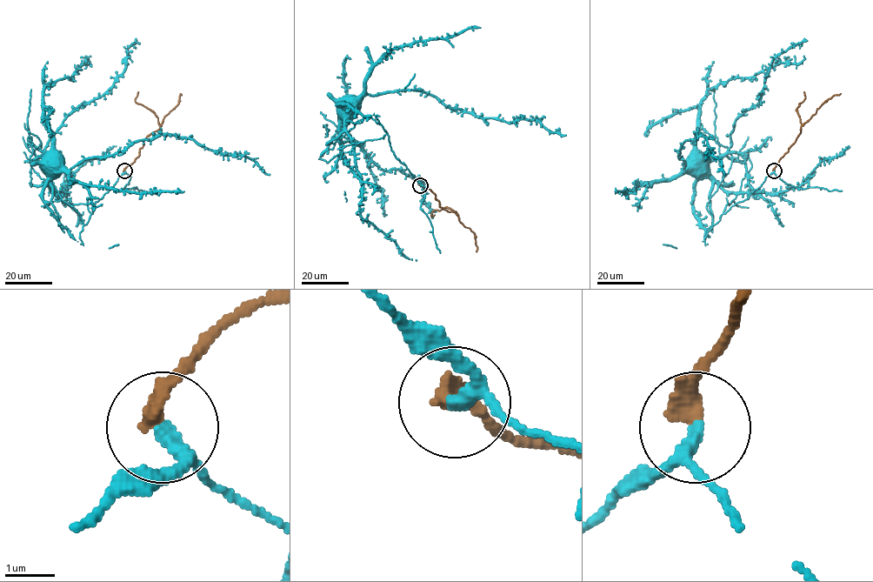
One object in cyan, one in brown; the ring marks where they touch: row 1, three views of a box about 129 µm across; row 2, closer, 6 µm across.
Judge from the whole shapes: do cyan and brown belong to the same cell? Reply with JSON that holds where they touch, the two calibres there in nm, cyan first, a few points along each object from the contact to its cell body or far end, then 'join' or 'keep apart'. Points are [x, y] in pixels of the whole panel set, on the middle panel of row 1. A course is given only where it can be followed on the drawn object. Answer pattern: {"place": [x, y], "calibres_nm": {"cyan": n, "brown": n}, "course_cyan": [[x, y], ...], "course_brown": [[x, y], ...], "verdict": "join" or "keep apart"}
{"place": [420, 185], "calibres_nm": {"cyan": 240, "brown": 360}, "course_cyan": [[420, 185], [396, 158], [386, 134], [353, 147], [339, 114], [346, 101]], "course_brown": [[420, 185], [435, 195], [440, 207], [456, 211], [460, 222], [475, 235], [476, 251]], "verdict": "keep apart"}

